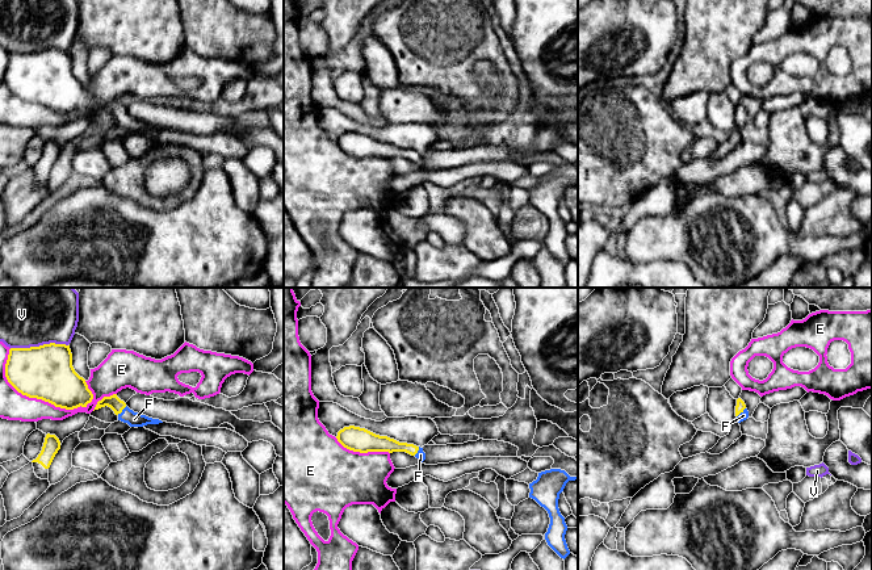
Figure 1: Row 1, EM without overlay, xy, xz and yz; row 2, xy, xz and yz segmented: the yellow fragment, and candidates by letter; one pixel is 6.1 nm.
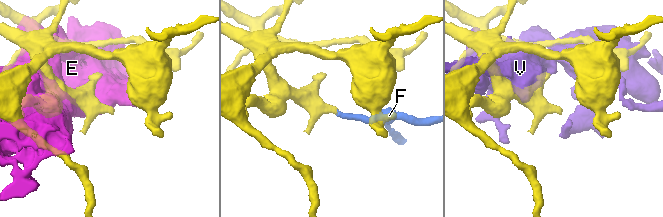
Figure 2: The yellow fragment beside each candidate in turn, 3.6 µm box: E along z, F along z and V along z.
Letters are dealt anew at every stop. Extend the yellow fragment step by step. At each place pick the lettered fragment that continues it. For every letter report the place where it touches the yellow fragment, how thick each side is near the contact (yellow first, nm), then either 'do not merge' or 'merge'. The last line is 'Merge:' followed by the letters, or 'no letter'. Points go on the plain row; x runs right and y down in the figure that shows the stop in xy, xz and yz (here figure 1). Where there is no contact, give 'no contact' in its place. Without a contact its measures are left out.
E: xy (34, 103) | 320/180 nm | do not merge
F: xy (121, 117) | 80/90 nm | merge
V: xy (40, 51) | 320/320 nm | do not merge
Merge: F

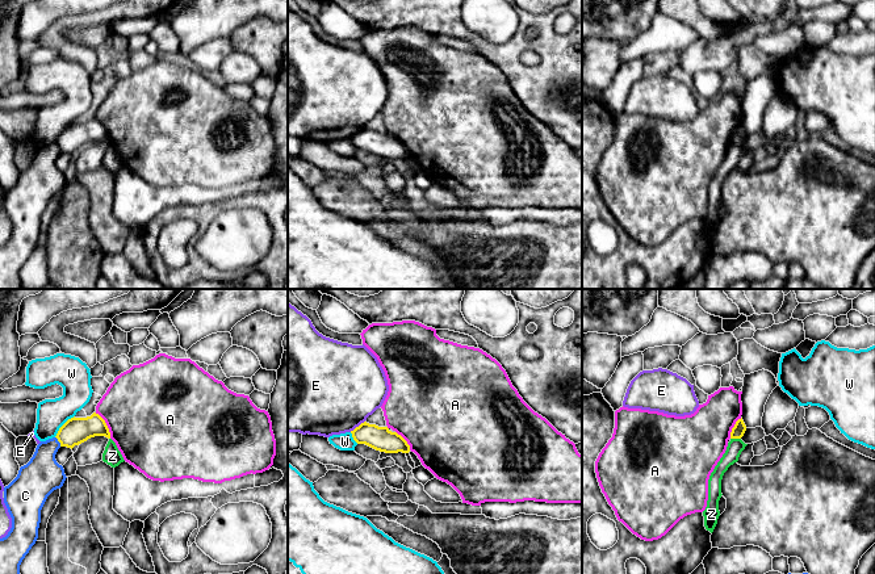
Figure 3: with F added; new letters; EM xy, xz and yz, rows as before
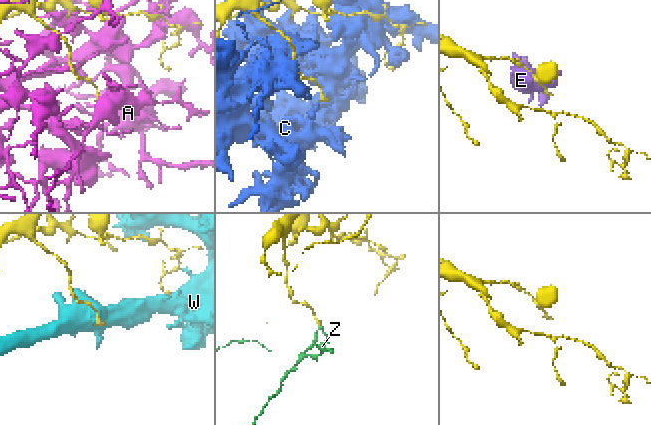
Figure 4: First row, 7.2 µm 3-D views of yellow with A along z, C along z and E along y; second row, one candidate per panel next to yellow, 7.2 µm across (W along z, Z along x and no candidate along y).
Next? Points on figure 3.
A: xy (105, 130) | 160/480 nm | do not merge
C: xy (58, 146) | 160/240 nm | do not merge
E: xz (356, 133) | 150/500 nm | do not merge
W: xy (62, 132) | 160/190 nm | do not merge
Z: yz (736, 143) | 80/100 nm | do not merge
Merge: no letter

